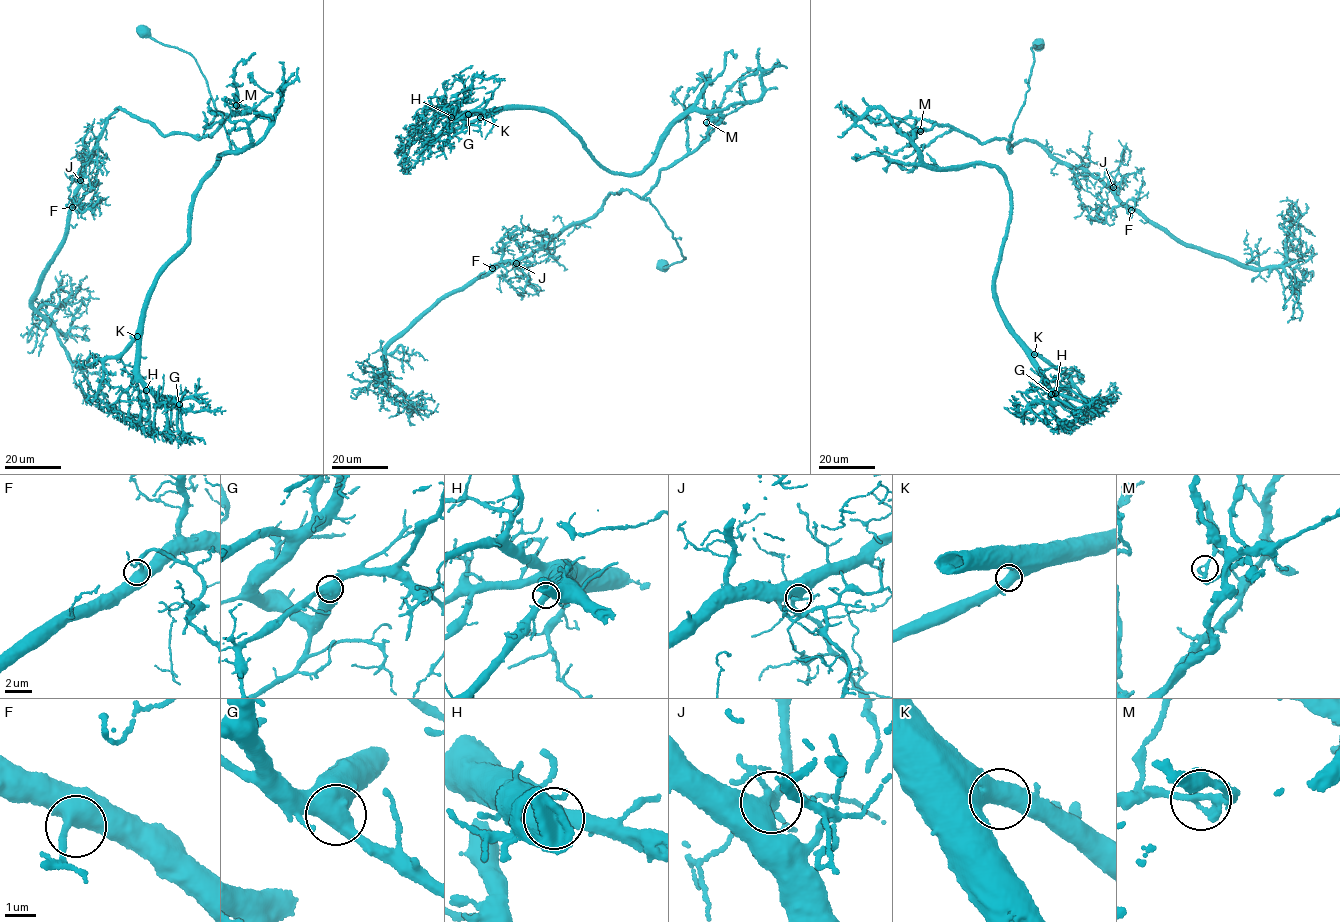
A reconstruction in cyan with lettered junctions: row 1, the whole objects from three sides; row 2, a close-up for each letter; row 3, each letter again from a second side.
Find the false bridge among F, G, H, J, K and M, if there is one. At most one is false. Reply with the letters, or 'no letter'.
M

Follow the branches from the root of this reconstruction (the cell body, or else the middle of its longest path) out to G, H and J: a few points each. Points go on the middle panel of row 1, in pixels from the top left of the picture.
G: (665, 265), (685, 258), (643, 199), (717, 111), (673, 119), (629, 174), (546, 110), (468, 114)
H: (665, 265), (685, 258), (643, 199), (717, 111), (673, 119), (629, 174), (546, 110), (451, 117)
J: (665, 265), (685, 258), (649, 199), (627, 190), (608, 194), (599, 211), (565, 229), (516, 263)

